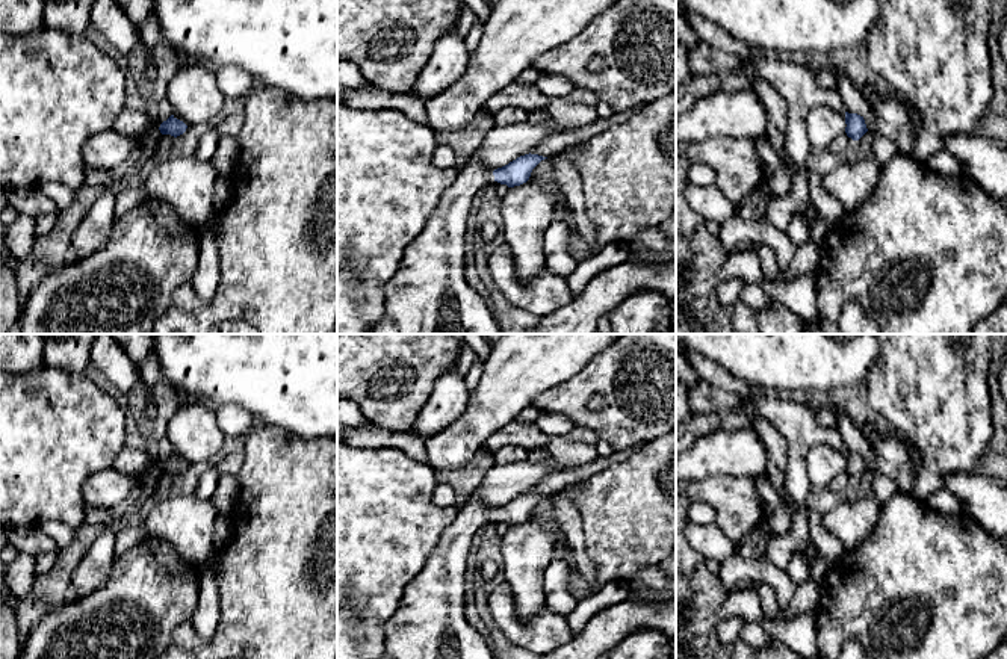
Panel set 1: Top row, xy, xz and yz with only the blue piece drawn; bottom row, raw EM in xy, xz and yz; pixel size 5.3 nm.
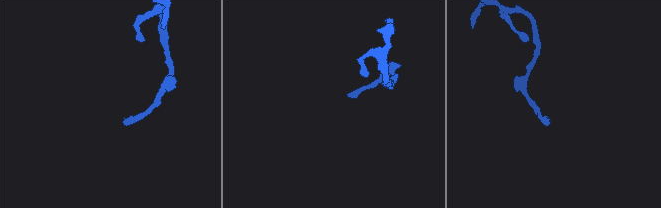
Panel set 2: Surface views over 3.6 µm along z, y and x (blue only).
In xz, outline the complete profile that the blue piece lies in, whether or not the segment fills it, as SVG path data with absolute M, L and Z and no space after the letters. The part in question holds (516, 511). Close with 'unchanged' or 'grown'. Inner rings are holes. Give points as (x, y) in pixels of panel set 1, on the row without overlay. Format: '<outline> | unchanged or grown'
M529 491L491 508L472 494L384 624L381 659L496 659L484 636L464 617L467 556L475 534L485 524L493 520L520 524L544 497Z | grown

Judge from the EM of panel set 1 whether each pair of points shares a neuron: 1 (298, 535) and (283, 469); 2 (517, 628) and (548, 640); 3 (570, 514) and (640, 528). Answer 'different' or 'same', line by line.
1: same
2: same
3: different

